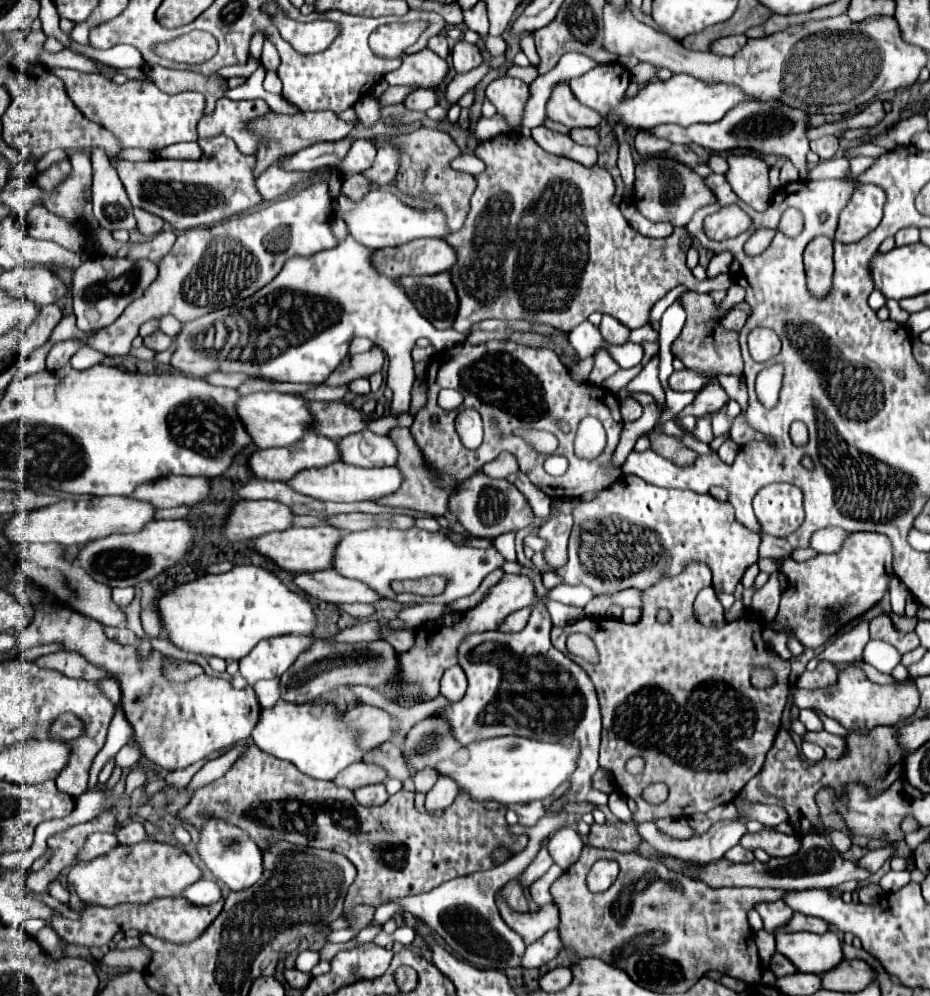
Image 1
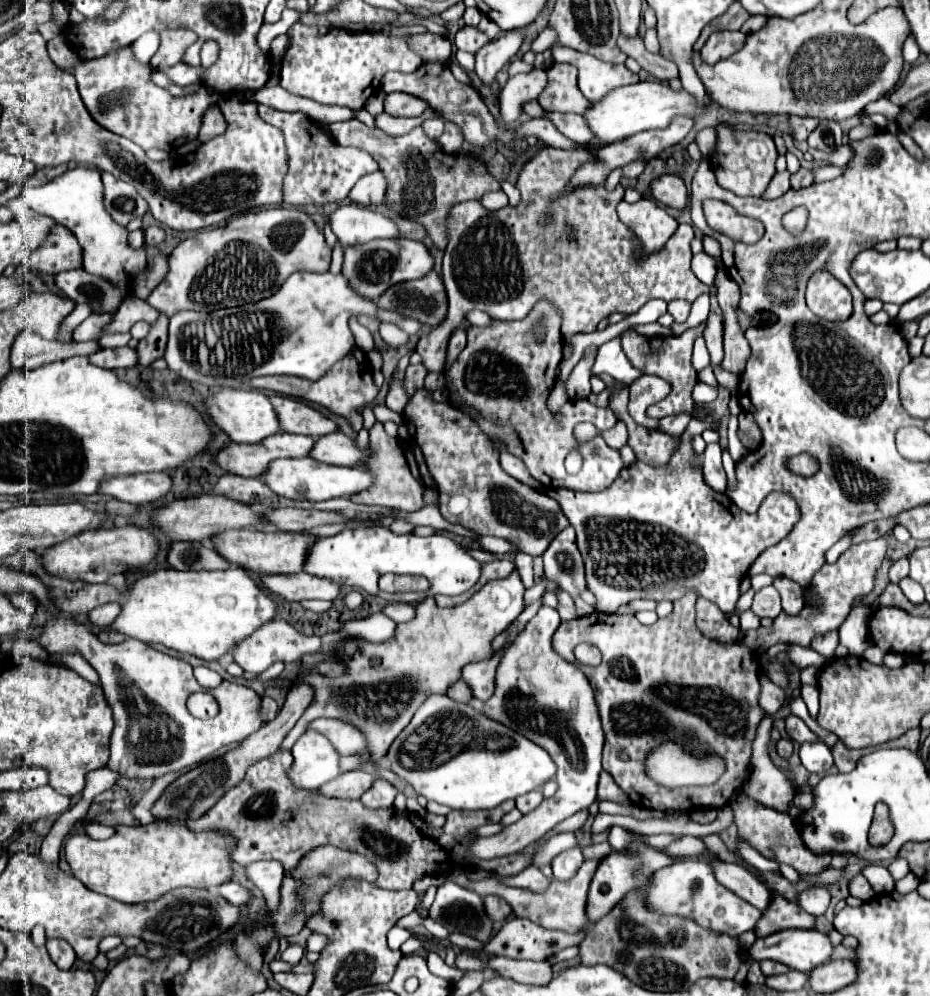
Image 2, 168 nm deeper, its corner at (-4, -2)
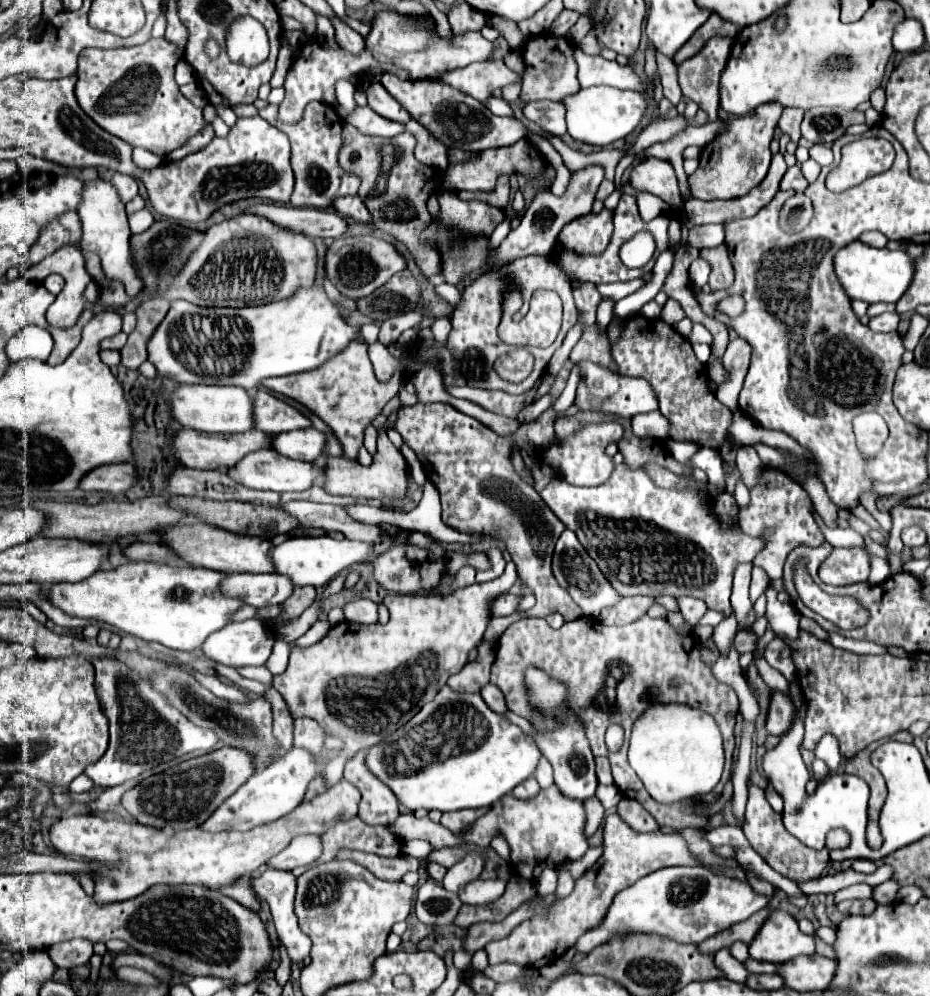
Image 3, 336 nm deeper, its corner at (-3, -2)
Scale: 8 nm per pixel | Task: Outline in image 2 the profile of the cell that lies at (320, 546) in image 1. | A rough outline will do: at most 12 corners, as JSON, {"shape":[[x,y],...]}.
{"shape":[[227,530],[211,538],[231,564],[253,574],[303,570],[315,536]]}

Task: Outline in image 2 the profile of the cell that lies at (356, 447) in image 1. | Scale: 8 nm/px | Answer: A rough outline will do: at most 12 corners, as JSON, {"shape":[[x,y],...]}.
{"shape":[[331,432],[315,440],[309,456],[355,468],[371,456],[353,438]]}

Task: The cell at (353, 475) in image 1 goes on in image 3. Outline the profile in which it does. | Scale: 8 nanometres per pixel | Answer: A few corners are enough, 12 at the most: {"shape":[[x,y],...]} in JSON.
{"shape":[[276,450],[242,458],[228,476],[254,490],[302,492],[324,466]]}

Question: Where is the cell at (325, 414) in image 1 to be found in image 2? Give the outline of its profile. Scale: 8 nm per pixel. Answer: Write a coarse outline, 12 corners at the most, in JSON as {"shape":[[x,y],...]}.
{"shape":[[271,396],[279,428],[321,438],[333,420],[295,398]]}

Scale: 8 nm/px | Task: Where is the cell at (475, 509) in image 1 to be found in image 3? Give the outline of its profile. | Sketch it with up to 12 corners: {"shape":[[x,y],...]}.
{"shape":[[450,404],[402,406],[442,520],[500,538],[534,590],[524,612],[582,616],[552,576],[560,518],[520,480],[554,410],[498,436]]}

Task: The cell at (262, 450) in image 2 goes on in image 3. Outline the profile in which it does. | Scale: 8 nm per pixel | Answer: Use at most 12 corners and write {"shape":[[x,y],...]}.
{"shape":[[182,430],[174,450],[186,468],[234,468],[272,448],[260,430],[208,434]]}

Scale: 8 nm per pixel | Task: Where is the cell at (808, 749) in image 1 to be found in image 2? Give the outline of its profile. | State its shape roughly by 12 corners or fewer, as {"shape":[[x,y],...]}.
{"shape":[[803,742],[799,758],[811,774],[825,774],[835,764],[821,742]]}

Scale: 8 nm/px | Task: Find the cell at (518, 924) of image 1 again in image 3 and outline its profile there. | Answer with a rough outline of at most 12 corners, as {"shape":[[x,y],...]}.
{"shape":[[618,814],[604,854],[550,918],[488,942],[490,964],[542,968],[602,924],[614,896],[668,866],[702,866],[678,832],[636,832]]}

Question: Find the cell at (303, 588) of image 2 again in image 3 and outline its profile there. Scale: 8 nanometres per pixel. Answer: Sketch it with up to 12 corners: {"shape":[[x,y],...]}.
{"shape":[[230,574],[222,586],[256,608],[282,604],[294,582],[282,574]]}

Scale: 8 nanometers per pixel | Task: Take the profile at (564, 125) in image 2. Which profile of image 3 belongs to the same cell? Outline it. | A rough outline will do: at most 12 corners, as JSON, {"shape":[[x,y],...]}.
{"shape":[[530,102],[524,116],[554,136],[566,134],[566,108]]}

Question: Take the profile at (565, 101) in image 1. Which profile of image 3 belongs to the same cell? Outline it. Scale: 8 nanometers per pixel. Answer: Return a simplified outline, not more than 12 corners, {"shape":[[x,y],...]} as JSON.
{"shape":[[528,38],[520,100],[564,102],[580,90],[572,46]]}

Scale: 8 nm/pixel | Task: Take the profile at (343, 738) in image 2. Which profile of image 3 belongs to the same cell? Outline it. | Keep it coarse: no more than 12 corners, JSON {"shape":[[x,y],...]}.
{"shape":[[310,718],[294,722],[294,746],[314,756],[328,734]]}

